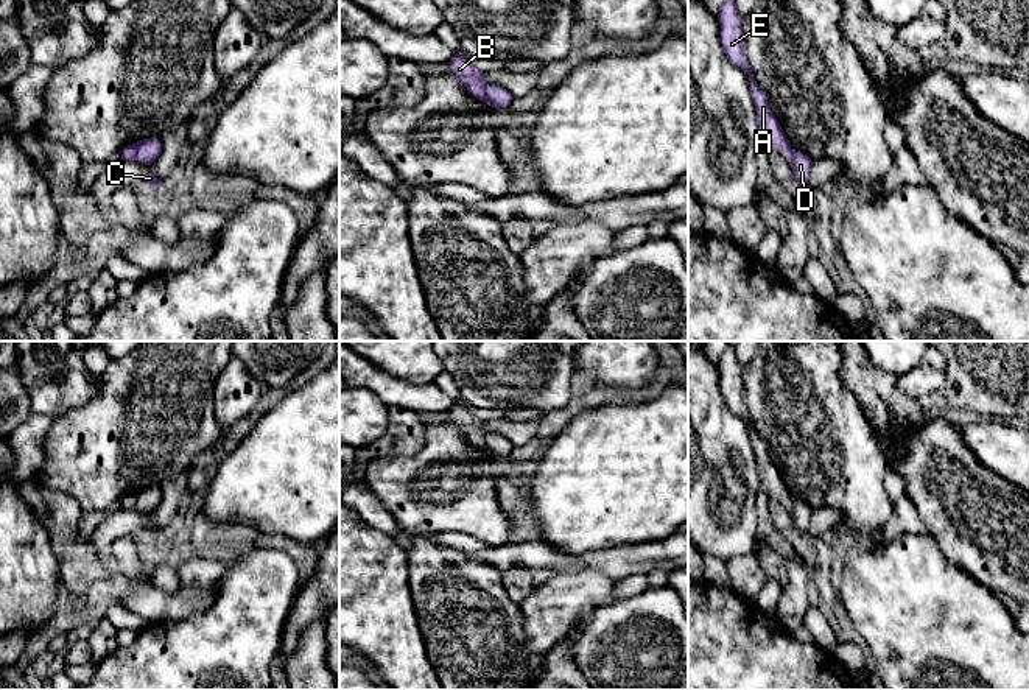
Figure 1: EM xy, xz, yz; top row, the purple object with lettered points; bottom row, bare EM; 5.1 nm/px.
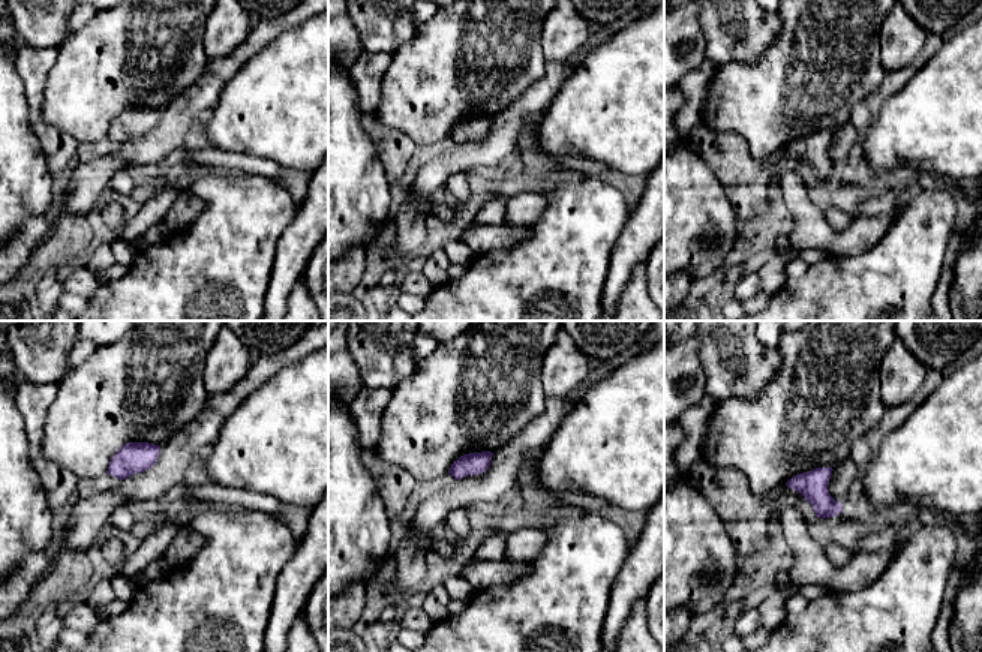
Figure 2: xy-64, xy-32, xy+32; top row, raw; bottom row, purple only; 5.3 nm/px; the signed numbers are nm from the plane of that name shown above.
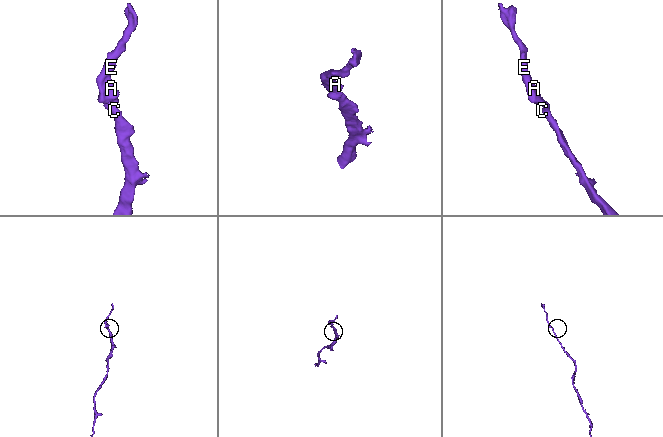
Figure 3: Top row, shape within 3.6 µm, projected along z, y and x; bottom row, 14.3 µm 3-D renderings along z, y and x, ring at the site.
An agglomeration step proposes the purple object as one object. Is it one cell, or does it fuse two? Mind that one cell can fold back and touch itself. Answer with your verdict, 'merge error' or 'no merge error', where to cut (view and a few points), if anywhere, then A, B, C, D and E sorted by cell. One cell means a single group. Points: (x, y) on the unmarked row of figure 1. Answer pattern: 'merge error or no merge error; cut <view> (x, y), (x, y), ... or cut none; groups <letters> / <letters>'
no merge error; cut none; groups A B C D E

